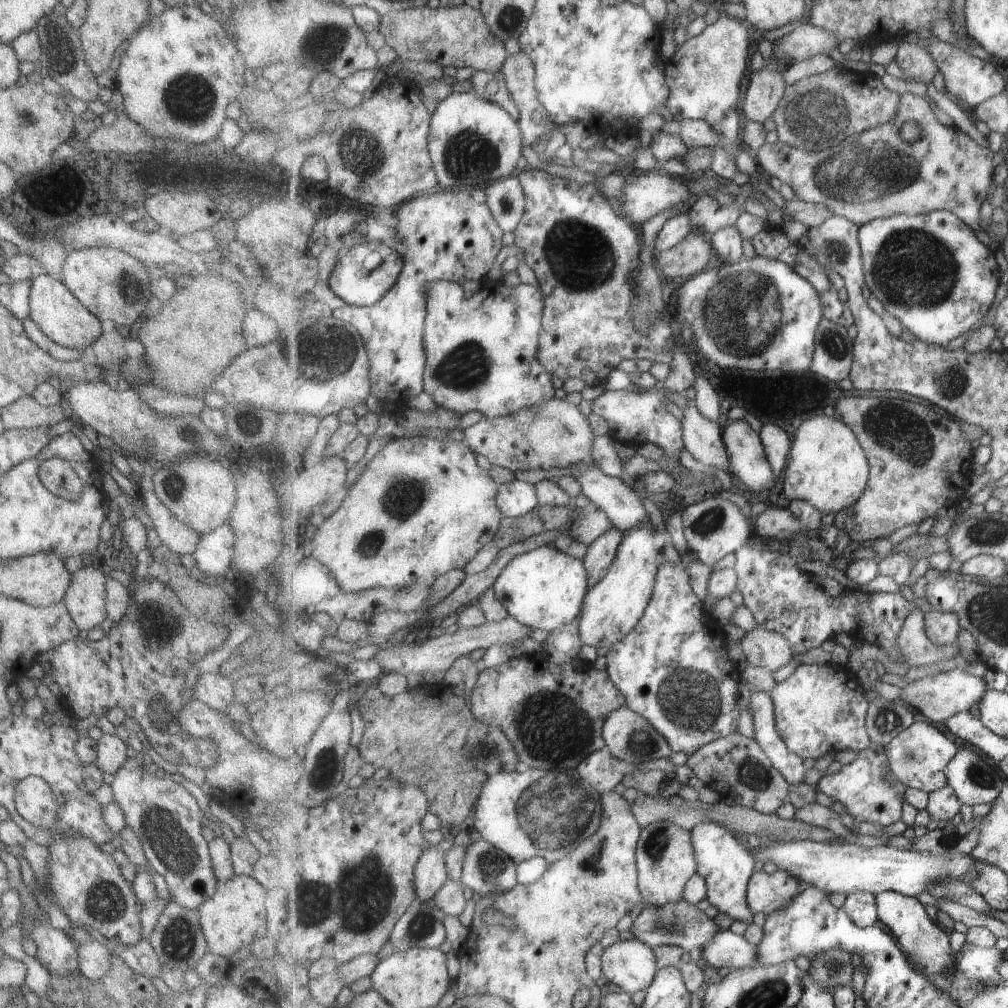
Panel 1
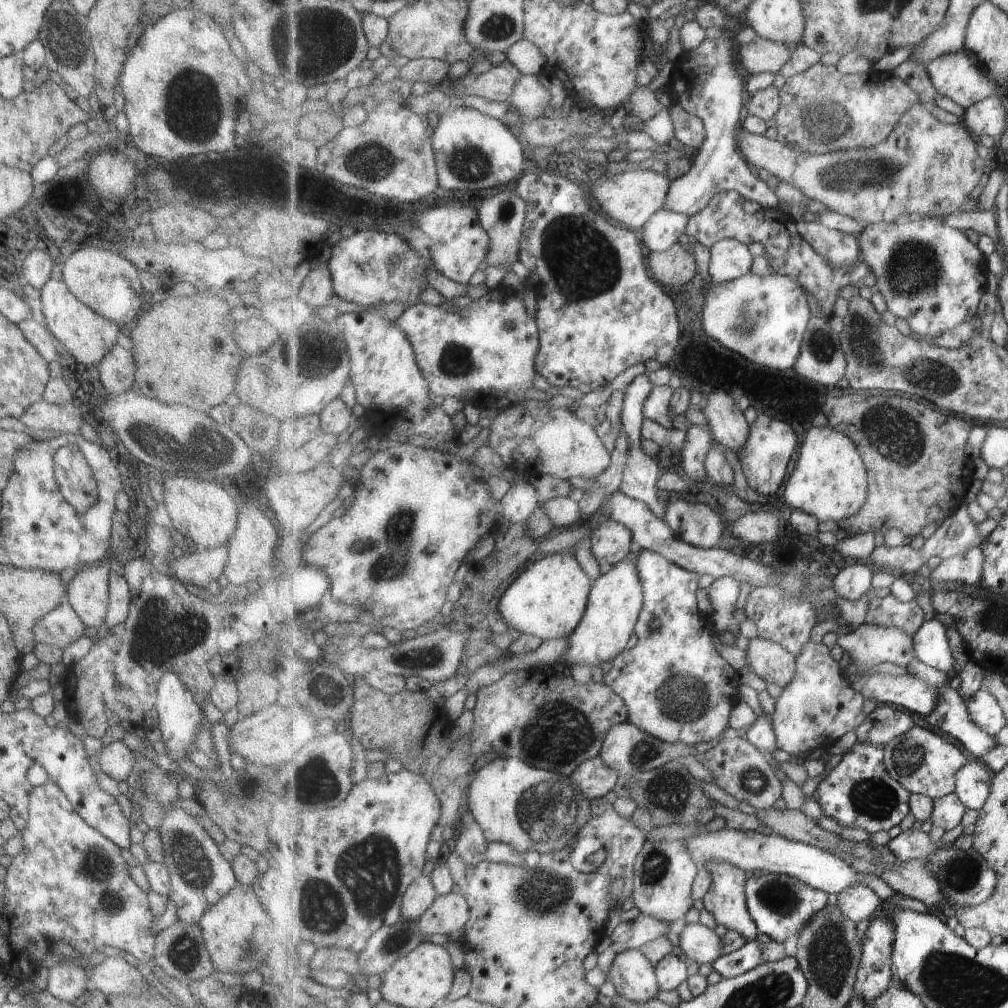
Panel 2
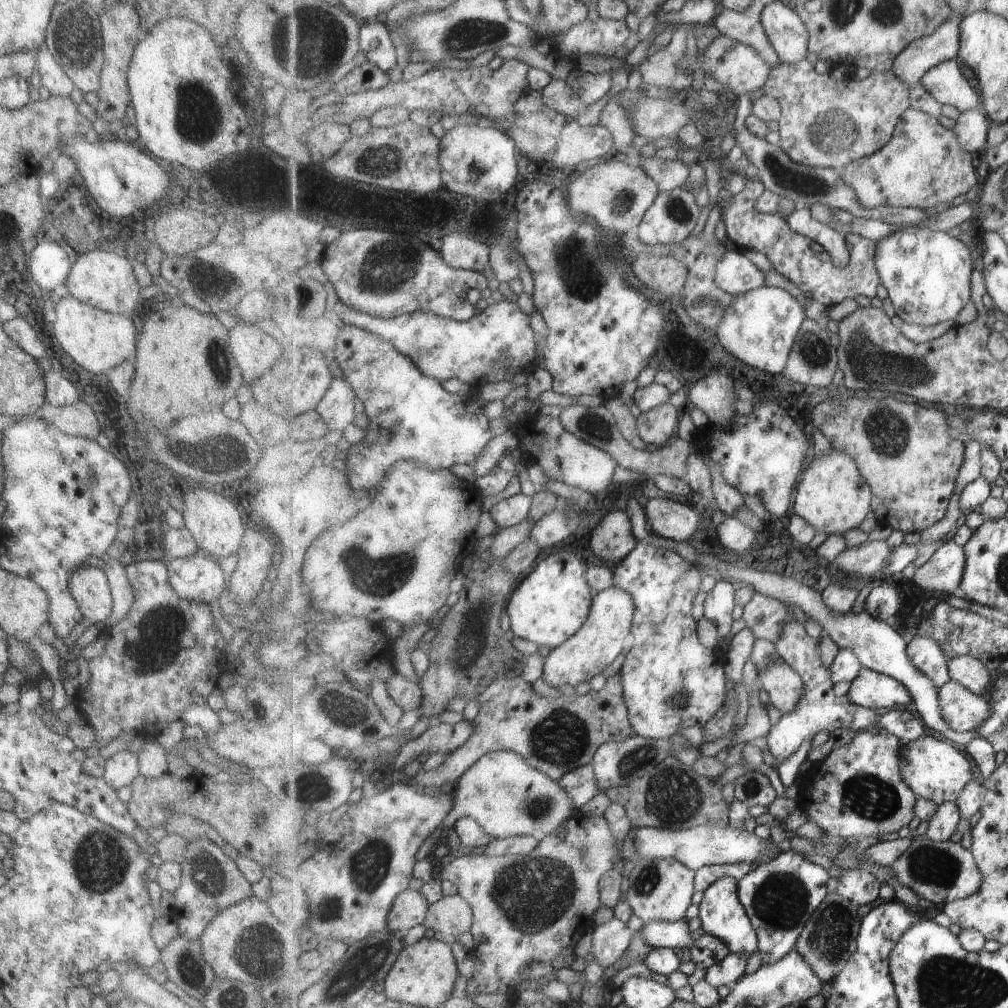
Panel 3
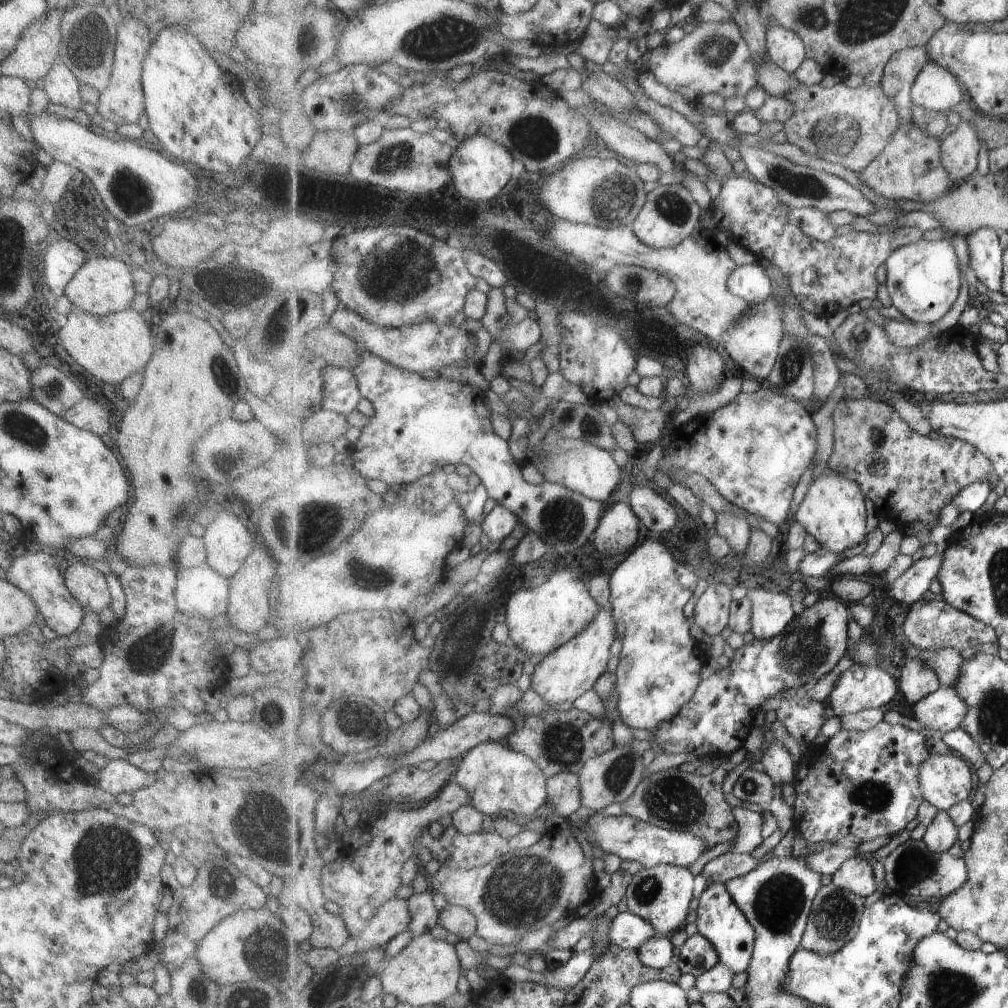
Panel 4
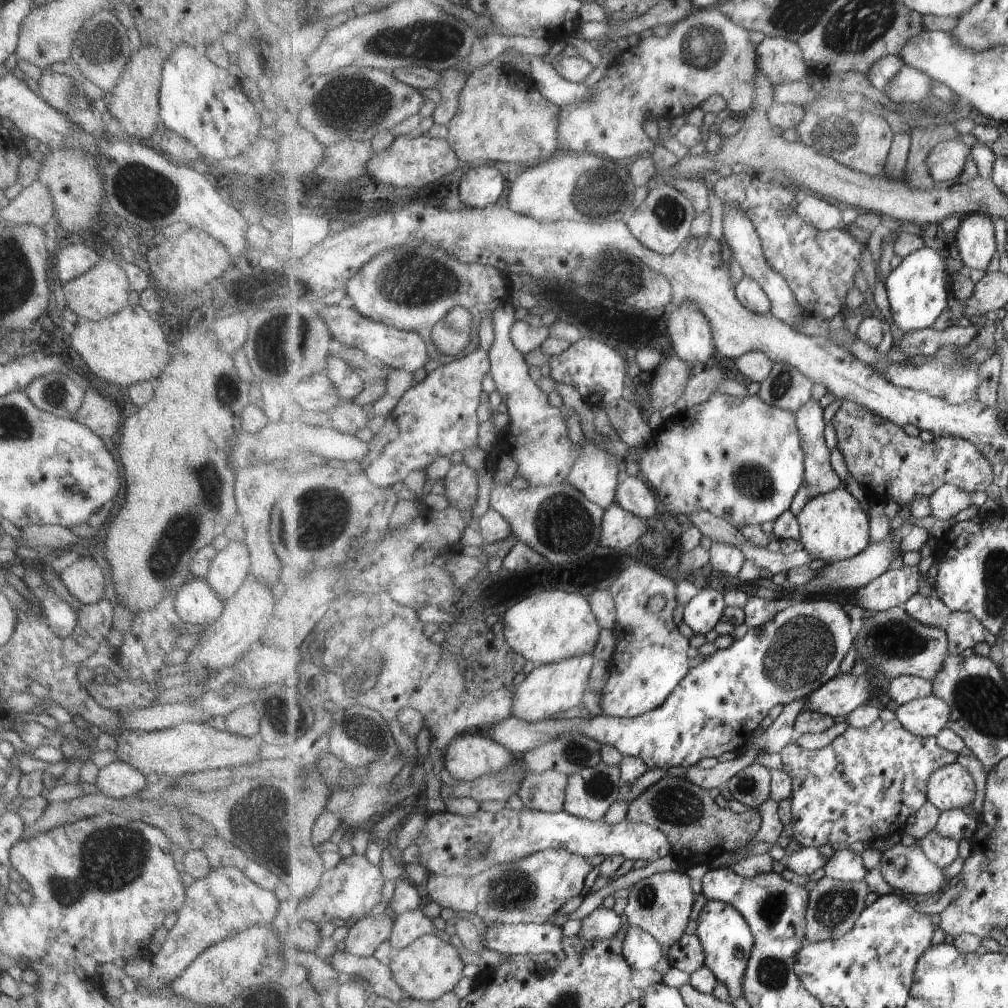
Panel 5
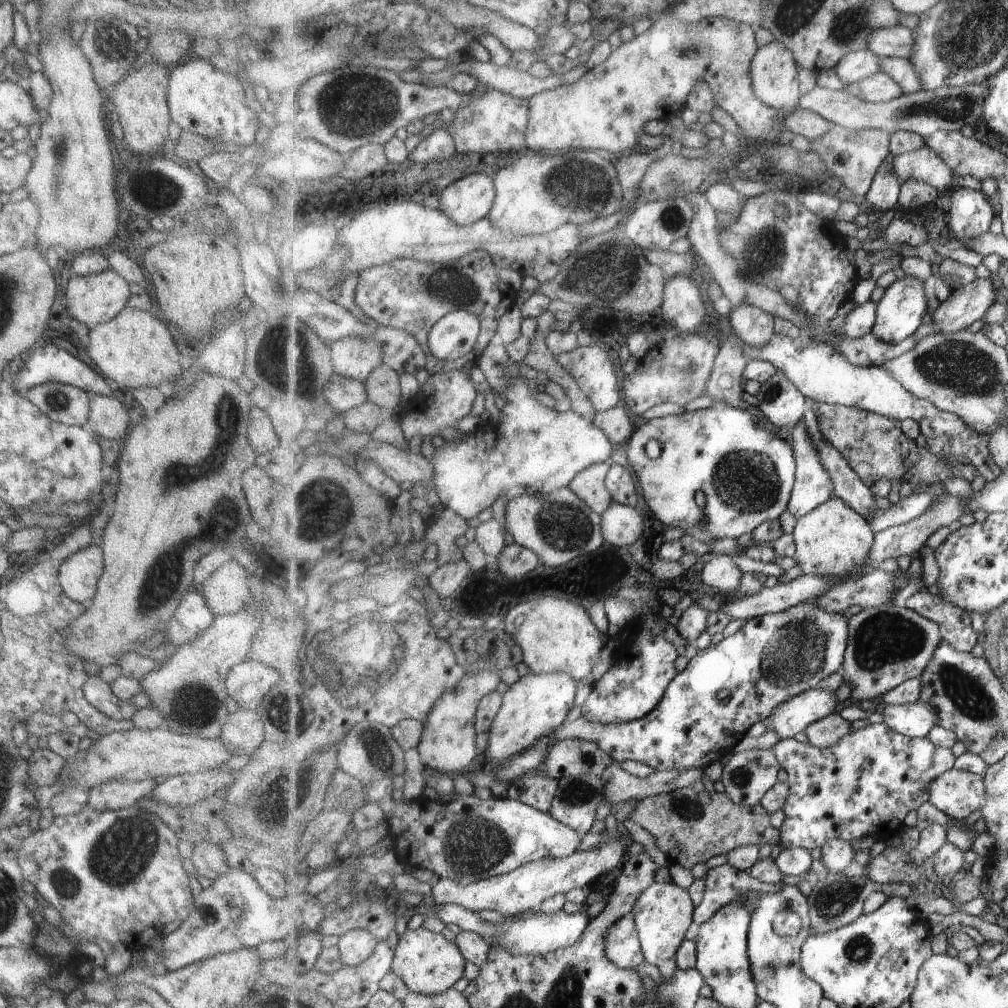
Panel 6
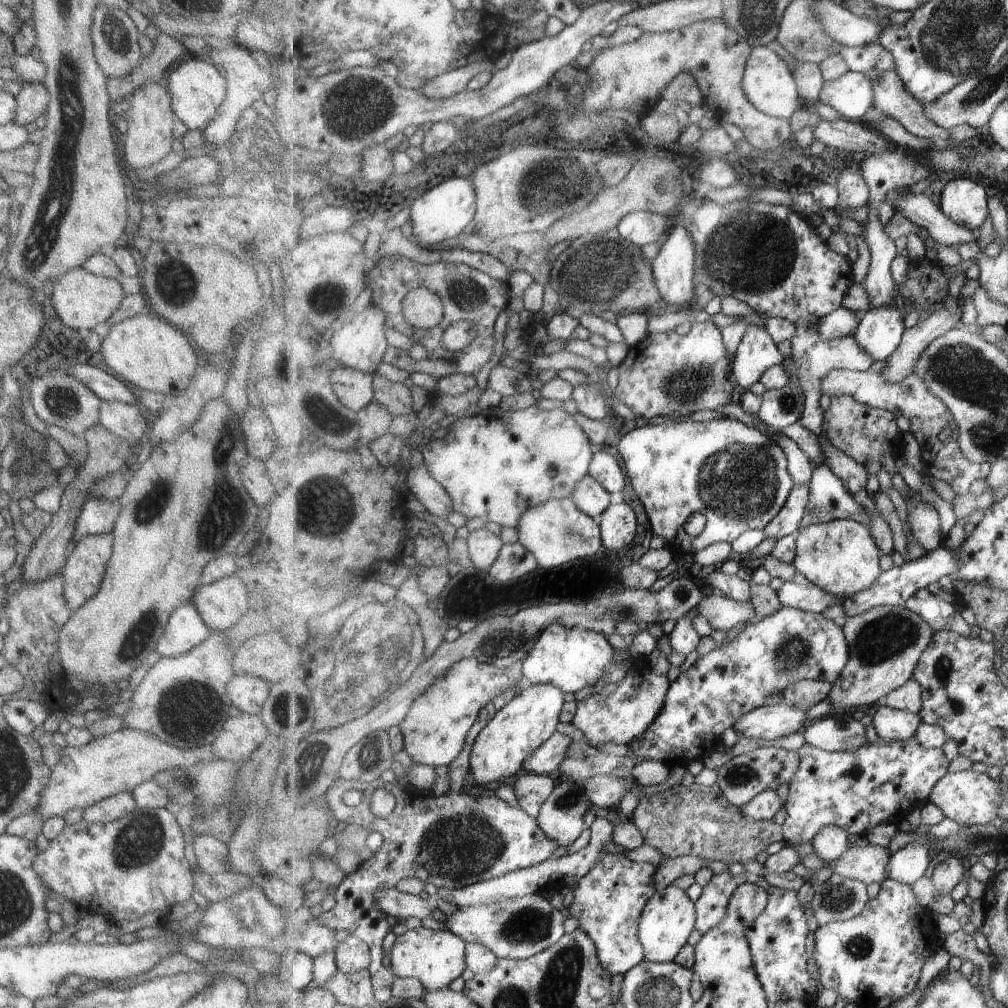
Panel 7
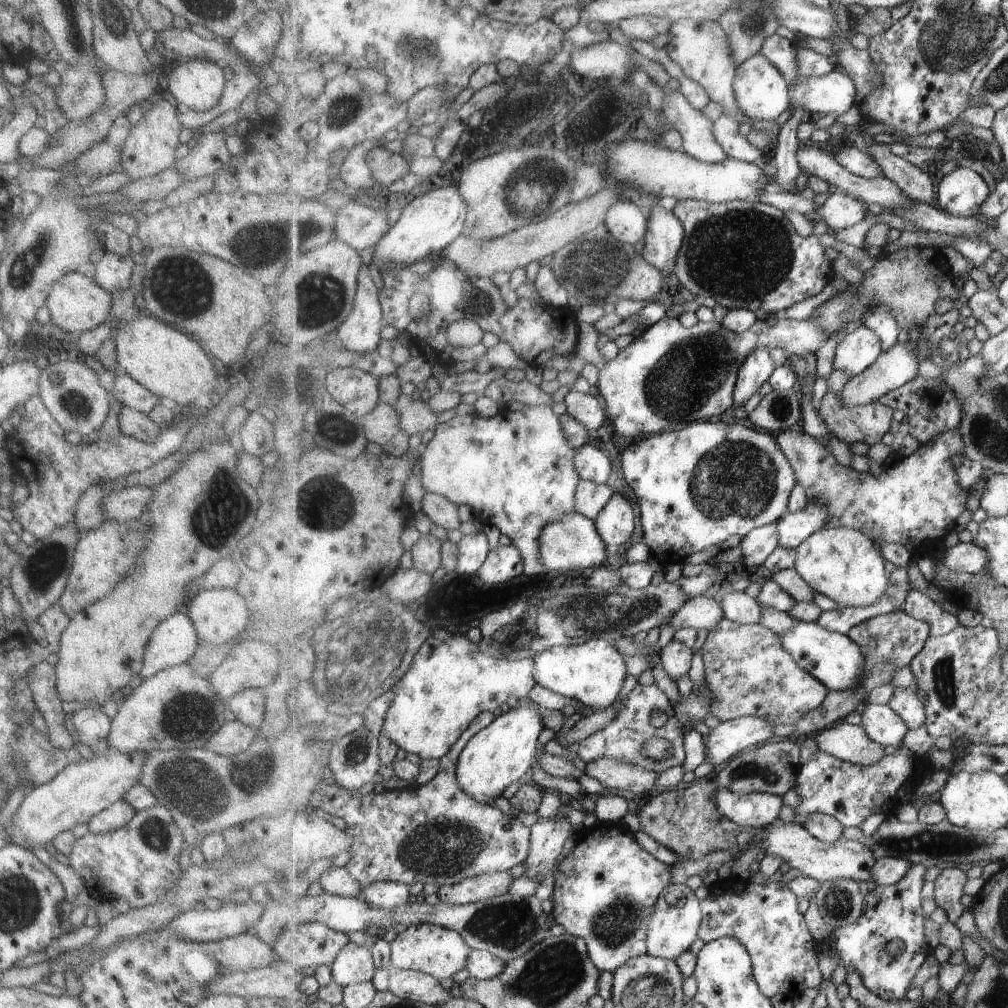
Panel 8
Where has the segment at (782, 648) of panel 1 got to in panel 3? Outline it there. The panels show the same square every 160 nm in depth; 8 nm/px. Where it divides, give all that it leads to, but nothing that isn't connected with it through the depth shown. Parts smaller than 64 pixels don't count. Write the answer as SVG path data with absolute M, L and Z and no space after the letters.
M757 639L751 660L757 666L759 683L766 691L769 703L785 715L796 712L806 686L802 676L777 652L775 643Z

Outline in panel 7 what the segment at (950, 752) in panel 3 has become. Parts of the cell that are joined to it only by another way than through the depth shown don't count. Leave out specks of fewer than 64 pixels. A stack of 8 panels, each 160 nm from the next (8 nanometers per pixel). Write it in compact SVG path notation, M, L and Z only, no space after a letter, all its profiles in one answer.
M971 769L947 773L933 787L929 800L936 804L945 816L959 824L986 825L1000 813L1002 790L1000 784L987 773L973 772Z

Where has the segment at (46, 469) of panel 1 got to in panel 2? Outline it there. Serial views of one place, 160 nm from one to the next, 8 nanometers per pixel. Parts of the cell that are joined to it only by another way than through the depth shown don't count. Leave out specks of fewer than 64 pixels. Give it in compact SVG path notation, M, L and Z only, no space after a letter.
M63 445L53 455L54 479L61 496L76 510L84 511L97 498L96 480L81 451L75 445Z

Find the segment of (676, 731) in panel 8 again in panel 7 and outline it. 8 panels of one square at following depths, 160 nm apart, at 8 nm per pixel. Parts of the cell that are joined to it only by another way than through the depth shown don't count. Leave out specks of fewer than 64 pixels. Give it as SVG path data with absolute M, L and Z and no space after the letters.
M644 661L636 665L633 666L633 671L629 668L629 672L618 684L611 688L594 690L577 702L571 724L581 730L584 739L593 748L603 751L607 744L621 744L626 747L634 739L639 739L664 709L668 690L672 685L667 676L655 674Z

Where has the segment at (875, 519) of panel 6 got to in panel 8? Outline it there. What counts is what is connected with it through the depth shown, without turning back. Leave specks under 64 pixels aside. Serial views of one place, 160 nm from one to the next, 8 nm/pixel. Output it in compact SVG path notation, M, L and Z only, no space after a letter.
M818 501L809 503L804 511L787 512L776 523L781 547L797 549L806 538L825 528L830 514Z

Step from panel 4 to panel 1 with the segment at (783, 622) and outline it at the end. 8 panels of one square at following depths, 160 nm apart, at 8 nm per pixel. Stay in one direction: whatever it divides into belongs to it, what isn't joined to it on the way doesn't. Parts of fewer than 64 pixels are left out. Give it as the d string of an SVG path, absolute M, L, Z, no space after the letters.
M833 662L822 665L797 663L790 677L778 683L770 692L776 710L777 728L780 730L788 749L803 758L812 758L816 761L824 754L847 750L847 748L859 752L871 747L874 749L883 747L870 739L866 727L870 703L865 698L865 691L856 674L846 669L845 666Z

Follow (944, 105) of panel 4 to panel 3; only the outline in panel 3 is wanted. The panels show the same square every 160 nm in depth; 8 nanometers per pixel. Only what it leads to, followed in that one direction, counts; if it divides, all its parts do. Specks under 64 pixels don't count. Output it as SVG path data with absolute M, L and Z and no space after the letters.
M957 58L942 62L927 71L921 84L941 104L950 104L961 113L981 107L974 77Z

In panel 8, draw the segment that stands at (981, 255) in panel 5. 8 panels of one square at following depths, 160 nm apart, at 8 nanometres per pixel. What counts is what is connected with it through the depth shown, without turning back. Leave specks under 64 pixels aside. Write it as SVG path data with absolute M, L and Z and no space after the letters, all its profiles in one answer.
M961 165L940 180L937 200L941 209L953 215L973 217L991 193L981 174Z

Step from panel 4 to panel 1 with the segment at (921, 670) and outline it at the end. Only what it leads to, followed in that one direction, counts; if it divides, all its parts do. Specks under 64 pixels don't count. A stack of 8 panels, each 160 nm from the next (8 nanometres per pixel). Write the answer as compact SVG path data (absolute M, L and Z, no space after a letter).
M933 609L923 616L927 636L938 645L955 645L961 632L960 616Z

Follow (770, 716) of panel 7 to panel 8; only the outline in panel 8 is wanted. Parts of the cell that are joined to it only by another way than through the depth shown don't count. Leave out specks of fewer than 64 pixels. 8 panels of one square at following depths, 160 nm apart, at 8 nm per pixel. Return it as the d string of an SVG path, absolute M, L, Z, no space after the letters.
M739 717L721 722L703 736L705 762L719 766L743 751L774 739L773 726L761 717Z

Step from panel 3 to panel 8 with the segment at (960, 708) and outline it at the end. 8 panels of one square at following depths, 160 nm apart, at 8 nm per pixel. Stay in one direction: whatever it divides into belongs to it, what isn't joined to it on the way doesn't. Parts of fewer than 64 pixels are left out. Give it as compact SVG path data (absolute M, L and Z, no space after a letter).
M869 702L860 711L861 726L867 731L873 742L883 746L901 746L903 738L909 732L904 718L889 705L876 705Z

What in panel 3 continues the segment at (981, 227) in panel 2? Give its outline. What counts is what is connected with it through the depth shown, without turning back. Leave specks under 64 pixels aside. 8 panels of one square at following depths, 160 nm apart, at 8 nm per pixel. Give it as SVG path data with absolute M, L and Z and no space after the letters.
M743 94L743 96L737 97L737 102L735 120L732 125L734 144L744 151L746 158L759 170L758 179L767 190L792 200L797 209L811 208L813 204L819 202L819 204L825 204L832 209L841 208L854 217L879 219L897 227L912 226L912 224L930 217L922 209L915 207L863 206L856 190L835 172L834 167L812 167L796 163L780 144L770 144L764 138L752 135L748 131L746 118L753 112L754 101L749 98L748 94Z

